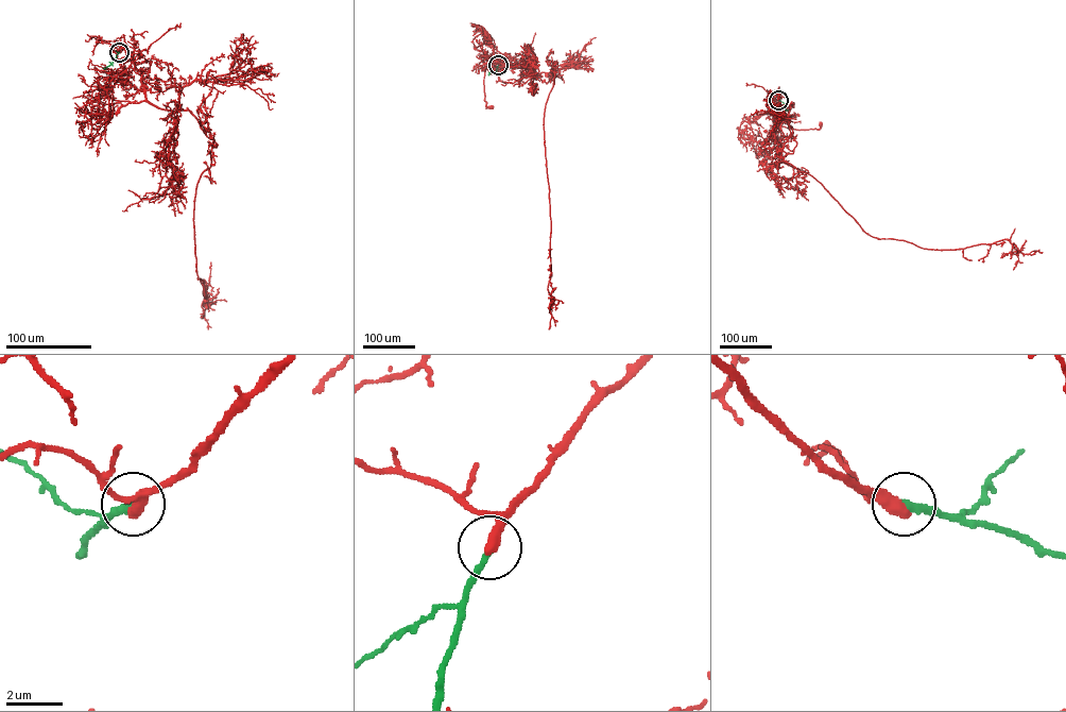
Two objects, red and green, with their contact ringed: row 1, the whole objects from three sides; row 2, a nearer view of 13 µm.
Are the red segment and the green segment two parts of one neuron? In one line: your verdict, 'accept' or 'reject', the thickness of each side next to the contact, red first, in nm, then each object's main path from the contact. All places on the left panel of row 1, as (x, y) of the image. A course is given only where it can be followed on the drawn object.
accept | 460/280 nm | red via (119, 52), (134, 48), (132, 60), (141, 72), (145, 99), (129, 102), (99, 94), (96, 99), (107, 89) | green via (119, 52), (112, 64), (102, 68)

